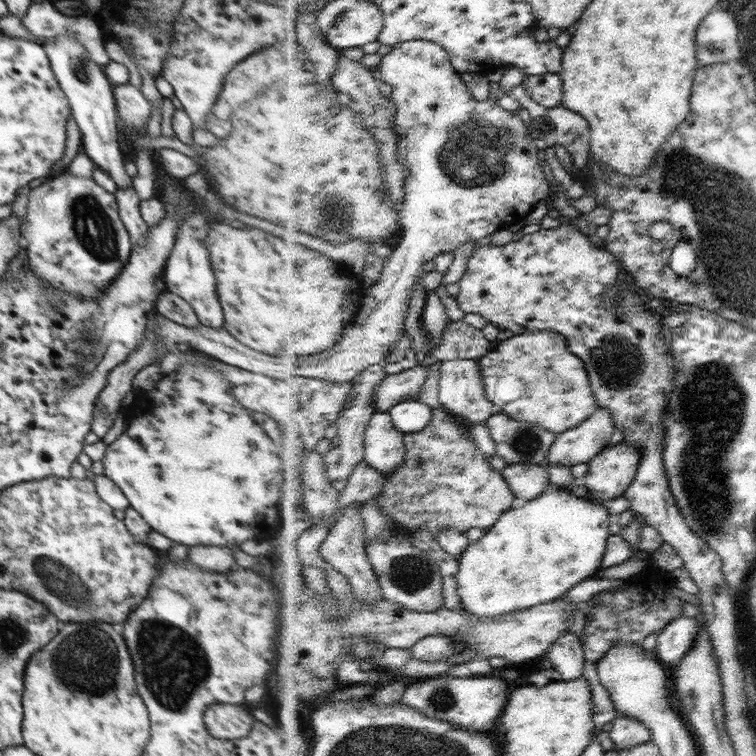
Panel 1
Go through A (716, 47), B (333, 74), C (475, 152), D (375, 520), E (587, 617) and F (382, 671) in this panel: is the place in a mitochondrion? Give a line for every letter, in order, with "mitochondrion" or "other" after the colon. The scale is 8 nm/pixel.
A: mitochondrion
B: other
C: mitochondrion
D: other
E: other
F: other

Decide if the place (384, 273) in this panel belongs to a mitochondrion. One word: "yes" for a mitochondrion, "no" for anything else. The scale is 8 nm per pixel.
no

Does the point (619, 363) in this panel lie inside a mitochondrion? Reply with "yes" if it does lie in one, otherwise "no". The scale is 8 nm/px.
yes

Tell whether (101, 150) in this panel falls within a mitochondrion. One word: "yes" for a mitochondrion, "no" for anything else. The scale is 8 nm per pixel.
no

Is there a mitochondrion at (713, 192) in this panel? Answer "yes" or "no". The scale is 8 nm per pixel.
yes

